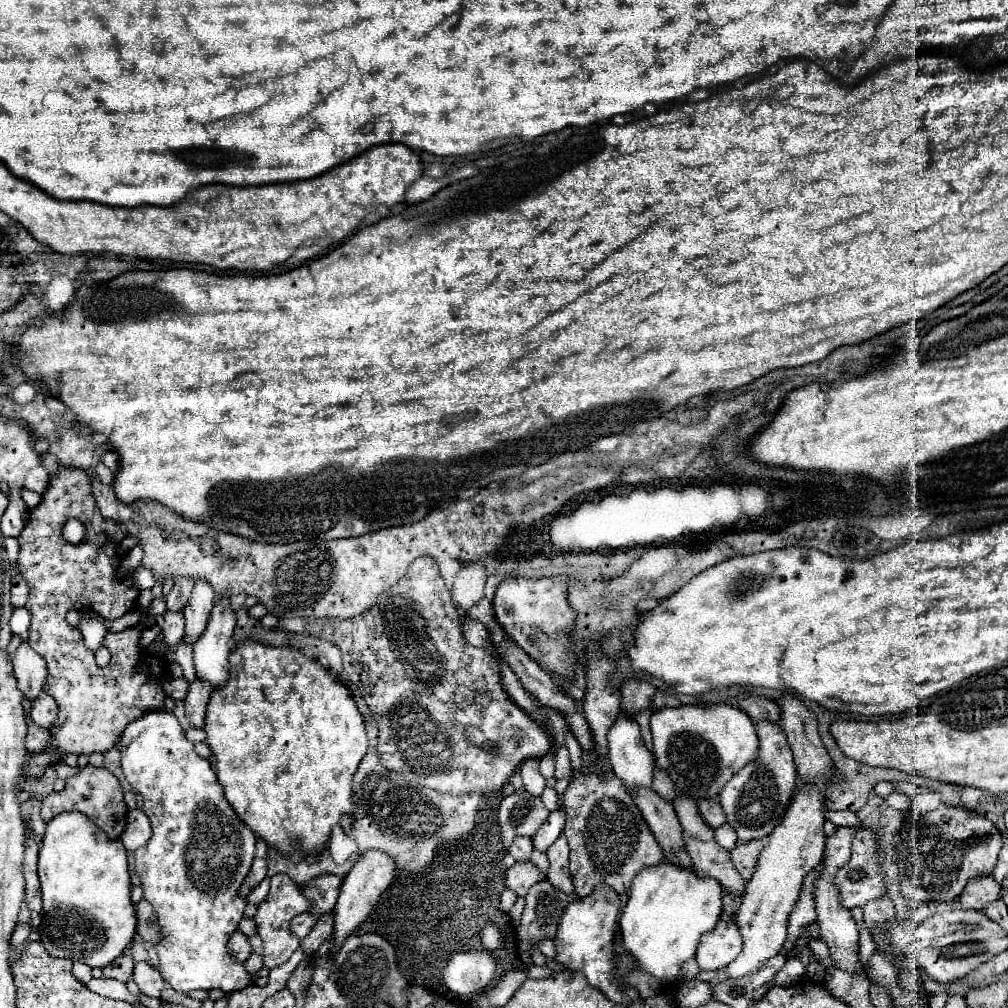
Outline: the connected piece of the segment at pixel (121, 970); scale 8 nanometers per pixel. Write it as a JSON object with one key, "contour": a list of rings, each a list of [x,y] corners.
{"contour":[[[120,955],[114,963],[104,967],[102,971],[104,971],[106,979],[116,979],[116,981],[128,983],[132,977],[132,967],[134,967],[134,959],[130,955]]]}

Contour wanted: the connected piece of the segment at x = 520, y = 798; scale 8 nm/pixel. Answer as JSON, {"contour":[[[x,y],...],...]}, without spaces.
{"contour":[[[528,791],[504,797],[498,811],[504,847],[508,847],[516,835],[536,835],[538,827],[548,819],[548,815],[550,811],[542,805],[542,799],[530,795]]]}

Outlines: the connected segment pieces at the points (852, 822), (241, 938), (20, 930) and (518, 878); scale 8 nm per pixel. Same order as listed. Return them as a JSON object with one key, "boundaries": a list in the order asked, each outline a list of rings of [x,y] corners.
{"boundaries":[[[[828,811],[826,819],[838,827],[858,827],[858,829],[864,827],[862,821],[858,819],[858,815],[852,811]]],[[[236,931],[232,935],[232,939],[230,939],[230,953],[234,955],[234,959],[238,959],[242,963],[250,957],[252,947],[250,947],[250,943],[248,943],[248,939],[246,939],[246,935],[242,931]]],[[[18,925],[16,929],[14,929],[14,933],[12,933],[12,949],[18,949],[24,941],[26,941],[26,937],[30,935],[30,927],[28,925]]],[[[526,861],[526,863],[516,863],[514,867],[508,869],[508,875],[506,875],[506,887],[516,891],[520,897],[526,897],[528,889],[542,881],[544,875],[542,871],[532,863],[532,861]]]]}

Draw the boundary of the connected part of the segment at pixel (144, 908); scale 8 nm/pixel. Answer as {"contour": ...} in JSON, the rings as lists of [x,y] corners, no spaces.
{"contour":[[[142,899],[138,905],[136,905],[136,915],[138,915],[138,935],[144,939],[144,941],[150,941],[150,943],[160,943],[160,925],[158,925],[158,917],[152,909],[152,905]]]}

